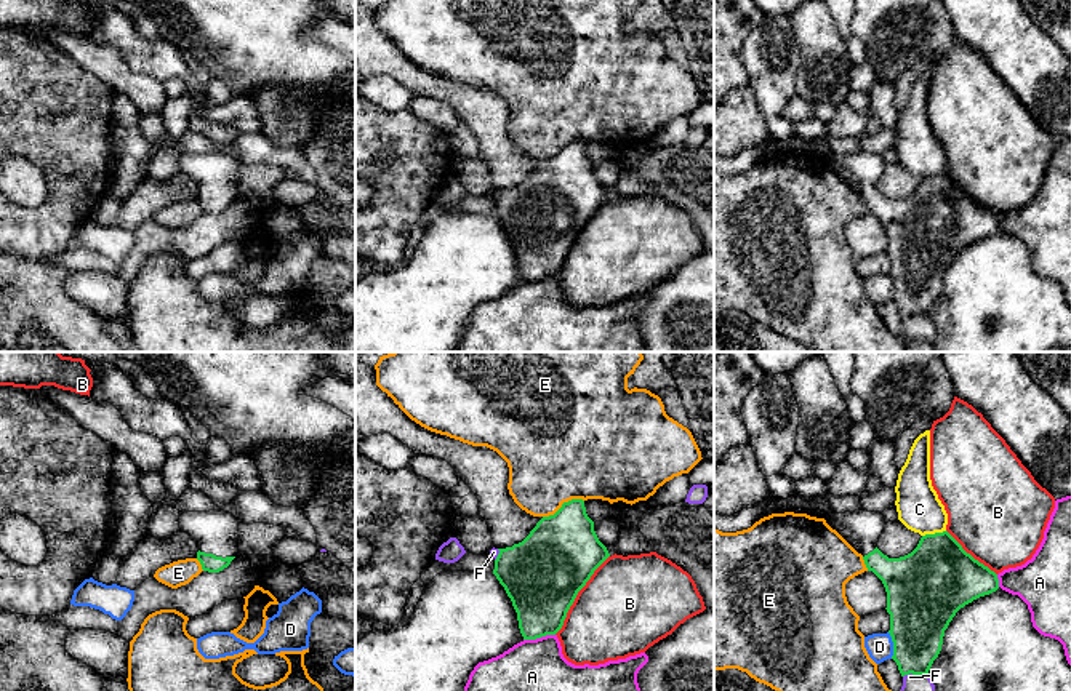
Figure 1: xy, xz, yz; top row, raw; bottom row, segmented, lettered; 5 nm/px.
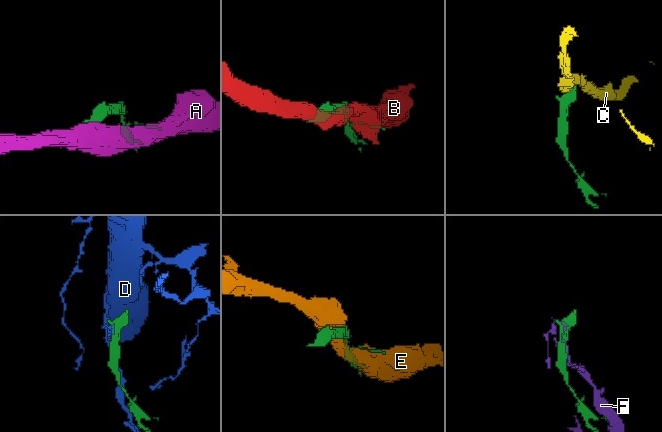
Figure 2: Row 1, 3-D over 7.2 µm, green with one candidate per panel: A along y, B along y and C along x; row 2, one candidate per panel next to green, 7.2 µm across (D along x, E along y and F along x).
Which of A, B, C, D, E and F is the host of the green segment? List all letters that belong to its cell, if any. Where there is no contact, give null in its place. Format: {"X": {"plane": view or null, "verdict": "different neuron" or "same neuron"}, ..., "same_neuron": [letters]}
{"A": {"plane": "xz", "verdict": "different neuron"}, "B": {"plane": "xz", "verdict": "different neuron"}, "C": {"plane": "yz", "verdict": "different neuron"}, "D": {"plane": "yz", "verdict": "different neuron"}, "E": {"plane": "xz", "verdict": "different neuron"}, "F": {"plane": "yz", "verdict": "different neuron"}, "same_neuron": []}

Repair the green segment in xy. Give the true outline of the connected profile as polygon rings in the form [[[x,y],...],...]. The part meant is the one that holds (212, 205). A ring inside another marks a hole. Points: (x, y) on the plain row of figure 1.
[[[184,154],[179,170],[197,182],[203,213],[219,214],[239,197],[239,163],[229,154]]]

